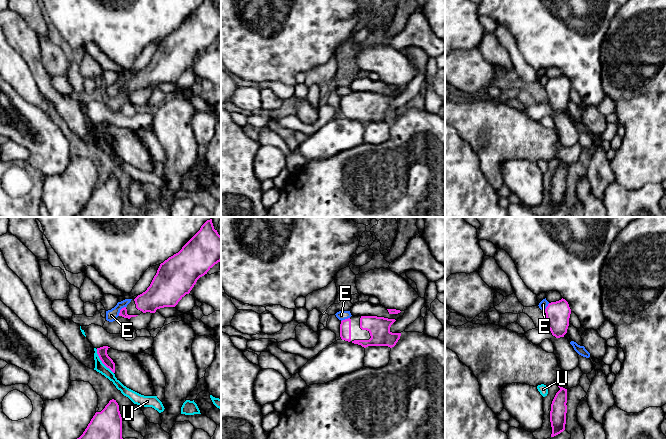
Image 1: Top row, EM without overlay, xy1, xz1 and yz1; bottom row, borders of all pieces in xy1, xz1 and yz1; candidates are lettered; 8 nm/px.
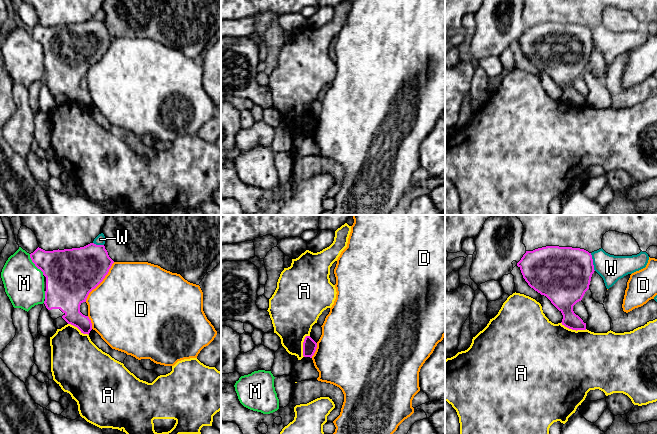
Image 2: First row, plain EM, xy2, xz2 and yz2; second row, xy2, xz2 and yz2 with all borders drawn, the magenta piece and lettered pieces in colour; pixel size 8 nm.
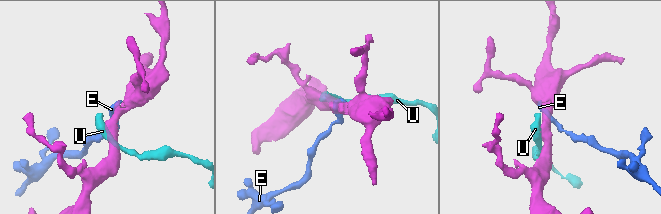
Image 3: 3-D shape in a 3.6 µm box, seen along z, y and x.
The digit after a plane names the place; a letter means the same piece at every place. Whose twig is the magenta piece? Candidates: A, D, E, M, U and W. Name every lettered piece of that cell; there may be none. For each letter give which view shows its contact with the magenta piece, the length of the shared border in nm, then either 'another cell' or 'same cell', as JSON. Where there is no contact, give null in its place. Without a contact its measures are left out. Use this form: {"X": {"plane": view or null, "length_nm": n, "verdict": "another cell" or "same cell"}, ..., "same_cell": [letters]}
{"A": {"plane": "yz2", "length_nm": 220, "verdict": "another cell"}, "D": {"plane": "xy2", "length_nm": 400, "verdict": "another cell"}, "E": {"plane": "xy1", "length_nm": 100, "verdict": "another cell"}, "M": {"plane": "xy2", "length_nm": 200, "verdict": "another cell"}, "U": {"plane": "xy1", "length_nm": 240, "verdict": "another cell"}, "W": {"plane": "yz2", "length_nm": 150, "verdict": "another cell"}, "same_cell": []}

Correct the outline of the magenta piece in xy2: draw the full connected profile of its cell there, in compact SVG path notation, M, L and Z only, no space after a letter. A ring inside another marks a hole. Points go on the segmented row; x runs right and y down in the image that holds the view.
M90 243L80 248L53 251L45 251L38 247L30 254L30 258L43 272L44 304L50 317L53 320L62 317L68 324L77 327L81 333L89 335L92 323L88 316L80 312L80 305L86 302L89 293L103 281L114 263L105 246Z

